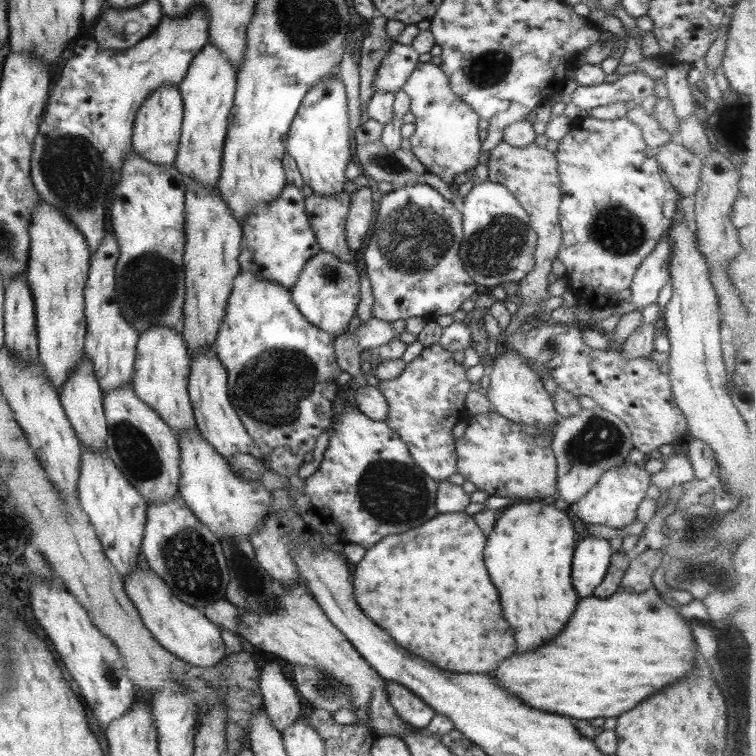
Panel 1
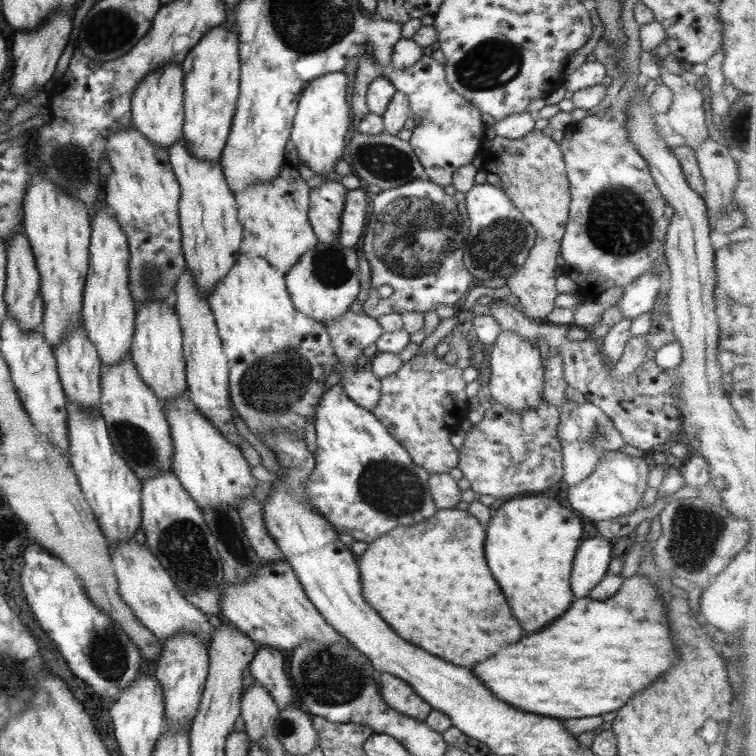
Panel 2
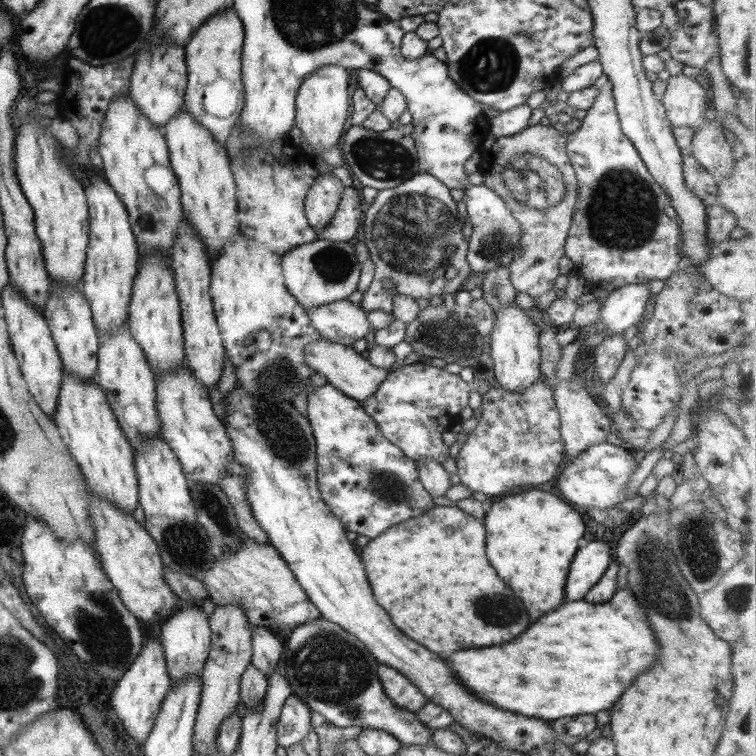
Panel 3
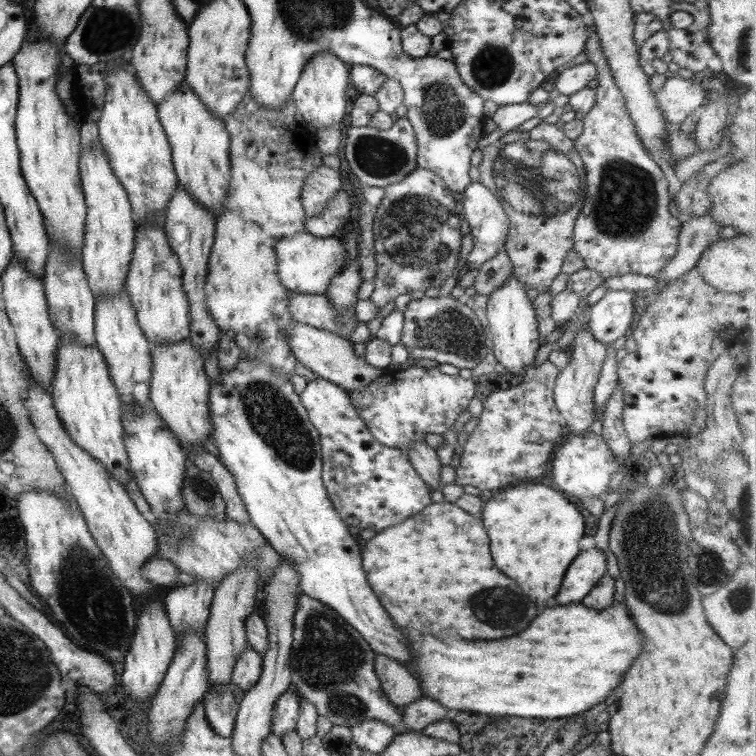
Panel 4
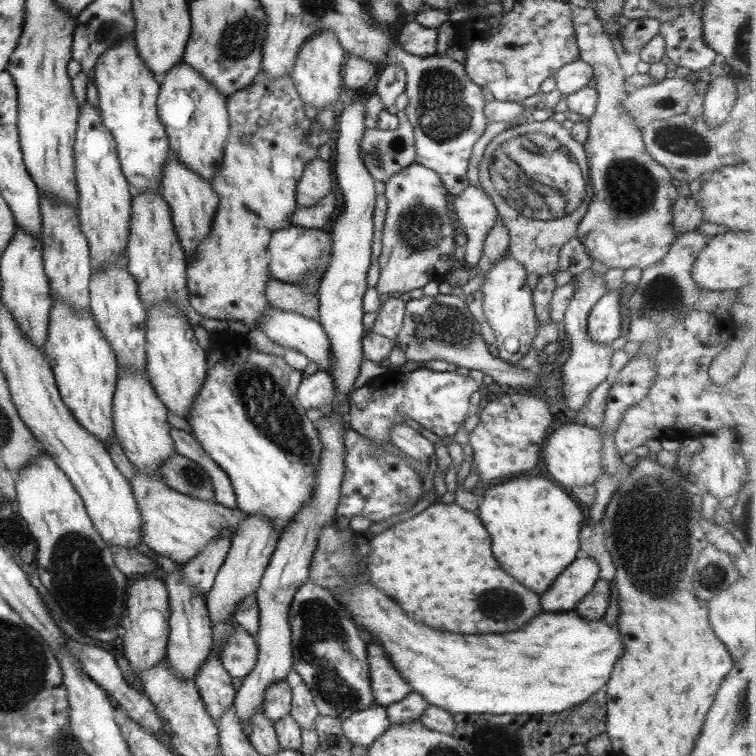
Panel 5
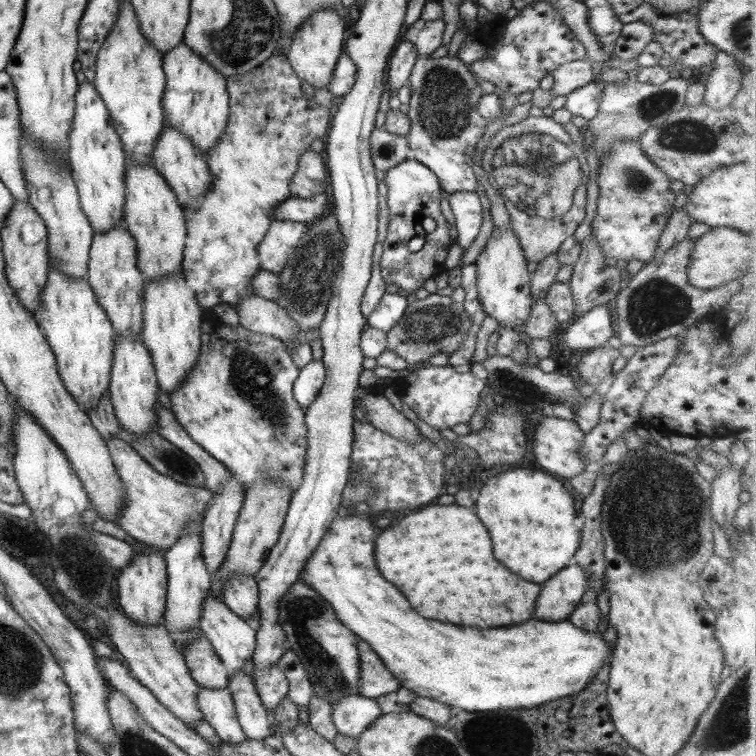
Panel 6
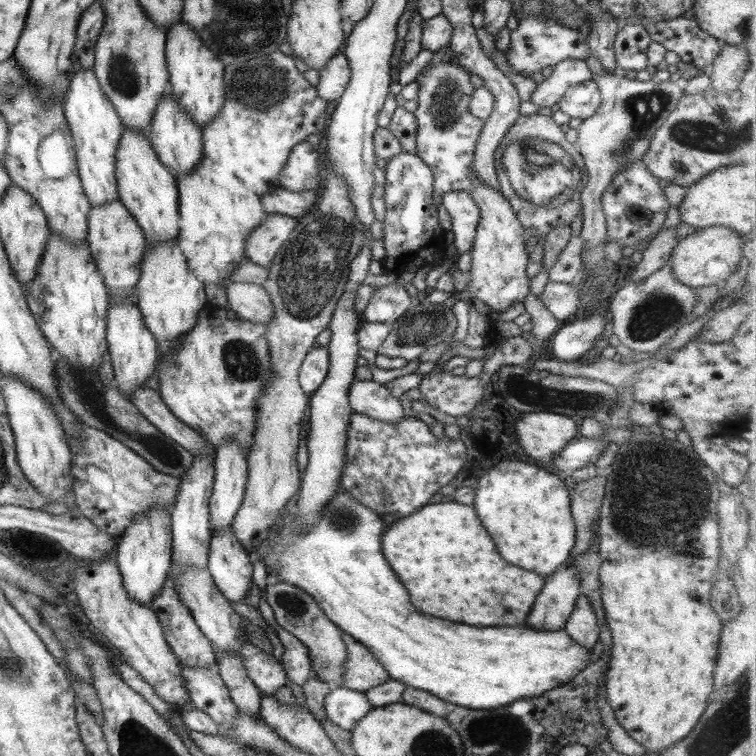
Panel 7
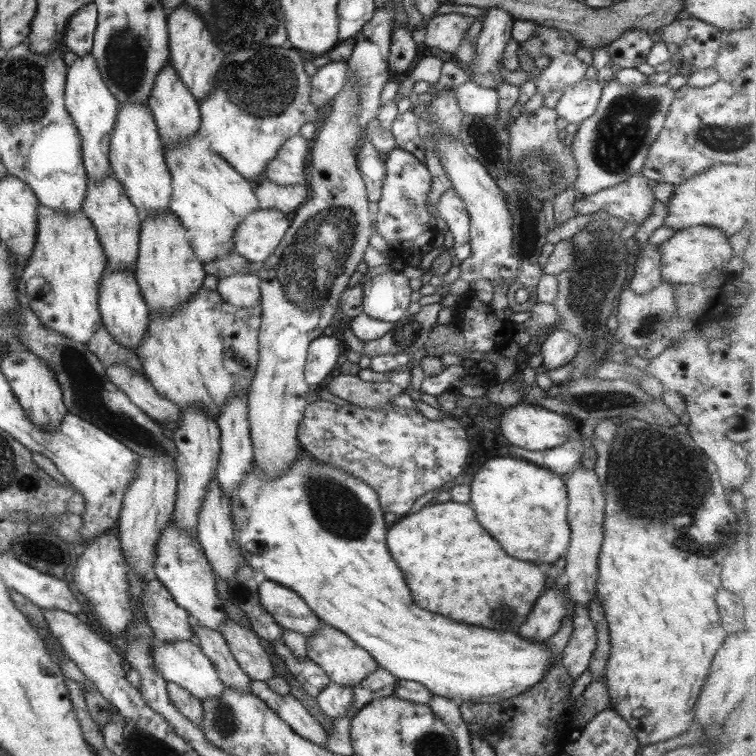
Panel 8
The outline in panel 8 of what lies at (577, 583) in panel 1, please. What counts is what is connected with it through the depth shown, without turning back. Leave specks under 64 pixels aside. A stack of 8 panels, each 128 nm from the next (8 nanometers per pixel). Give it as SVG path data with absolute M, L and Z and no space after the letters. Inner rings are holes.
M557 585L543 589L529 618L521 624L519 636L529 642L544 642L554 635L567 613L563 602L565 597L567 597L566 590L559 592Z

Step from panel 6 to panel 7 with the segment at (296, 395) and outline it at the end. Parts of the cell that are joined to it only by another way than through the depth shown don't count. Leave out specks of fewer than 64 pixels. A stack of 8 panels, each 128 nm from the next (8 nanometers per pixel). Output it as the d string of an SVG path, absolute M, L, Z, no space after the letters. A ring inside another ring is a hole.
M326 346L314 347L307 351L299 366L299 372L297 372L297 383L305 393L305 397L309 398L323 382L325 374L327 374L328 364L329 355L327 355Z

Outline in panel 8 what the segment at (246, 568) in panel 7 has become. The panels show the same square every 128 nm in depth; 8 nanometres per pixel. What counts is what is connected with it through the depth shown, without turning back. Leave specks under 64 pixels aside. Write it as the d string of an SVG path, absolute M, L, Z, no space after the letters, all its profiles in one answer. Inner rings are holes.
M215 479L209 481L207 485L207 491L205 491L205 497L201 501L201 507L199 507L199 513L197 513L197 540L199 546L213 570L213 574L224 580L227 584L227 579L237 571L237 567L241 565L247 565L245 558L241 556L239 552L239 546L237 546L237 540L235 540L235 534L233 534L233 522L231 522L231 512L229 508L230 500L227 496L221 493L219 485Z

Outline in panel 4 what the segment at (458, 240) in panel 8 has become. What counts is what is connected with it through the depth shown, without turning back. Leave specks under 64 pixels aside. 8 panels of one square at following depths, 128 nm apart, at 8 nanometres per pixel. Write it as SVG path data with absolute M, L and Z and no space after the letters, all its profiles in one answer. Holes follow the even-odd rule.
M478 182L469 183L463 190L463 199L458 205L458 209L463 220L469 225L469 233L473 240L471 252L467 254L466 269L479 269L483 262L489 261L489 258L492 258L497 251L503 250L510 225L499 200L496 193L489 192Z

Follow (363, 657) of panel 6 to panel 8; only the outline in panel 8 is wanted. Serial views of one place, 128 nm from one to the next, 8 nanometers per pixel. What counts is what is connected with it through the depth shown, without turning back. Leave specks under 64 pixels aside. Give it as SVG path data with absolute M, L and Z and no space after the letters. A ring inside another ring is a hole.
M321 624L313 633L309 633L306 638L305 650L307 659L314 662L324 671L330 682L338 686L353 687L363 681L363 678L372 674L377 664L360 646L353 640L347 638L340 630L335 630L331 626Z

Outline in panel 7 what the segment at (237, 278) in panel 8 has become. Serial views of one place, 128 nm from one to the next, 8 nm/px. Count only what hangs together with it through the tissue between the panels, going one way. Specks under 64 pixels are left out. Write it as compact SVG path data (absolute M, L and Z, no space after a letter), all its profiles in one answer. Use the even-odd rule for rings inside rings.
M236 282L225 288L227 308L240 319L252 324L266 324L273 317L273 305L269 295L261 285L255 283Z

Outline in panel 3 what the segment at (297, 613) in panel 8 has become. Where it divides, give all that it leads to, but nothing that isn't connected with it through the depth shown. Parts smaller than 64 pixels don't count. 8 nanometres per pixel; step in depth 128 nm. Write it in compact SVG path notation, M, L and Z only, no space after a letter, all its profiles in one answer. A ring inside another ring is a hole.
M319 616L301 625L294 626L285 638L278 671L288 681L292 696L301 700L309 711L319 714L327 722L337 728L359 727L384 730L403 746L424 746L429 744L431 730L425 728L414 714L397 707L389 701L376 674L377 662L367 651L365 645L353 634L341 629L329 620Z

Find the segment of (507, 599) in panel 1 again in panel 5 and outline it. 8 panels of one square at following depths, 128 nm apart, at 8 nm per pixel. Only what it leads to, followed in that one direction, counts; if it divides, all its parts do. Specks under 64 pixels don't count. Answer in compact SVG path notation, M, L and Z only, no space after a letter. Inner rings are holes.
M539 476L531 478L513 478L491 485L491 488L479 491L481 501L479 505L479 518L485 526L487 534L491 536L491 552L497 558L501 570L505 570L509 576L513 576L517 582L521 582L525 588L531 588L533 592L541 594L553 583L557 574L570 562L575 560L575 554L579 550L579 528L581 528L581 510L577 504L573 506L573 500L555 482Z

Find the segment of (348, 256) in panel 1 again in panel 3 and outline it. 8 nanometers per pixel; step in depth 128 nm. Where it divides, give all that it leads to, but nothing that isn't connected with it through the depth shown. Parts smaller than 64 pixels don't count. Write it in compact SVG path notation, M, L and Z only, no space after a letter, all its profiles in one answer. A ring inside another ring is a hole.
M332 174L315 178L304 199L304 213L309 227L319 231L331 221L343 190L343 184Z

